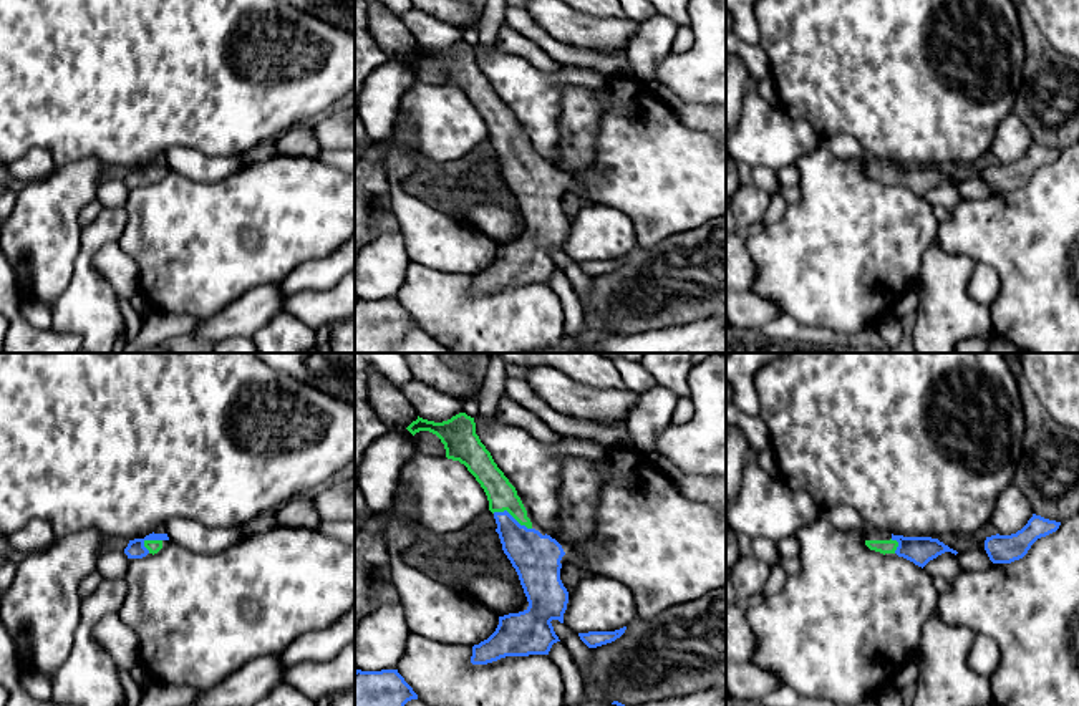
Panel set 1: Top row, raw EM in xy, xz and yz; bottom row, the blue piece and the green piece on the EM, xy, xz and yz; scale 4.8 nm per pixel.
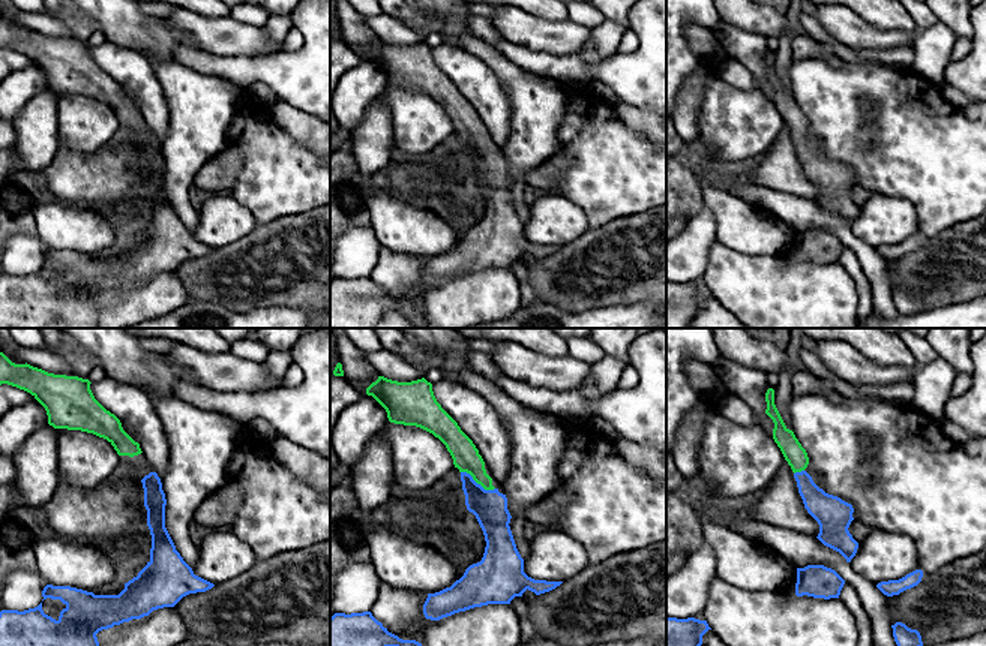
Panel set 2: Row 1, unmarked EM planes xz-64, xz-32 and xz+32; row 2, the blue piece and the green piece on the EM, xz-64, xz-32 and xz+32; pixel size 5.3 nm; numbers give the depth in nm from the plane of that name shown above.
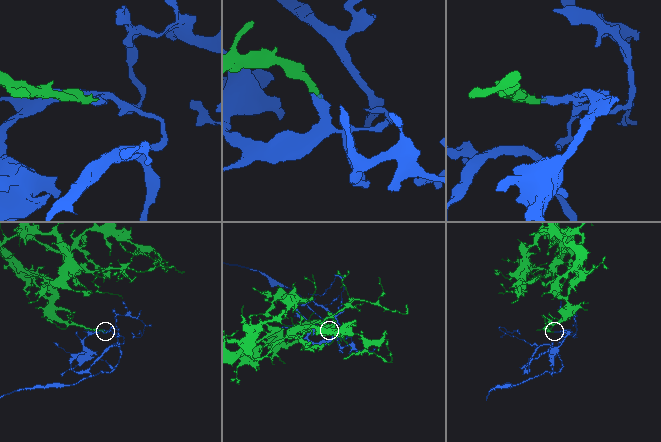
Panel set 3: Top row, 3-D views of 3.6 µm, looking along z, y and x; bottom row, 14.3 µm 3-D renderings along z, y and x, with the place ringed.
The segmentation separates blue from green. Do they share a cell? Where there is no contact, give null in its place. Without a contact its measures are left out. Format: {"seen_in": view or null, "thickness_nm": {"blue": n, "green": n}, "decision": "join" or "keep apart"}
{"seen_in": "xz", "thickness_nm": {"blue": 240, "green": 140}, "decision": "join"}

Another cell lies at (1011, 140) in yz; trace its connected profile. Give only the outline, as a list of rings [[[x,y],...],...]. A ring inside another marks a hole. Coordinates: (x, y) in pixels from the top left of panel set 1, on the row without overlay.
[[[1009,113],[998,123],[989,151],[999,164],[1011,164],[1021,159],[1031,146],[1031,133],[1014,113]]]

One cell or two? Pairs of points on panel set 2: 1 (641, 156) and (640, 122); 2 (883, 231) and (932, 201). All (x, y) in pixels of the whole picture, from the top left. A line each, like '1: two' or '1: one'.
1: two
2: two

